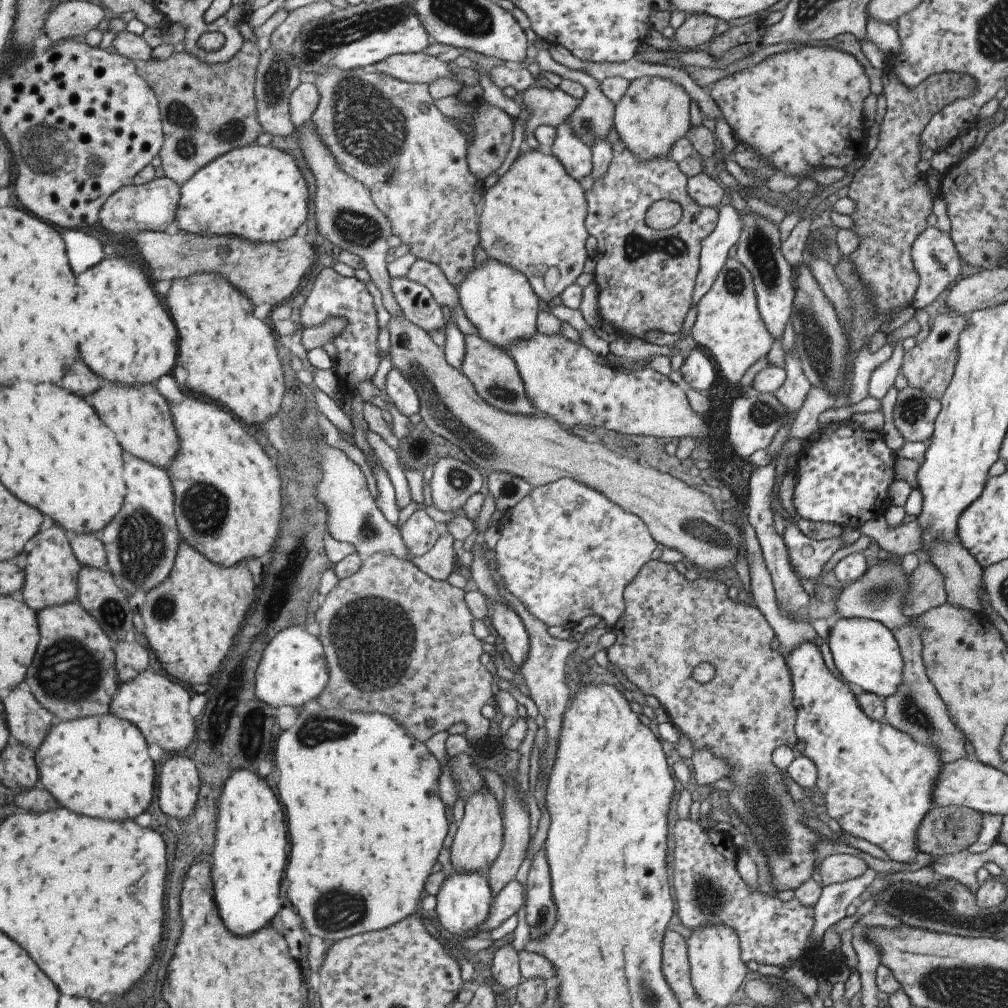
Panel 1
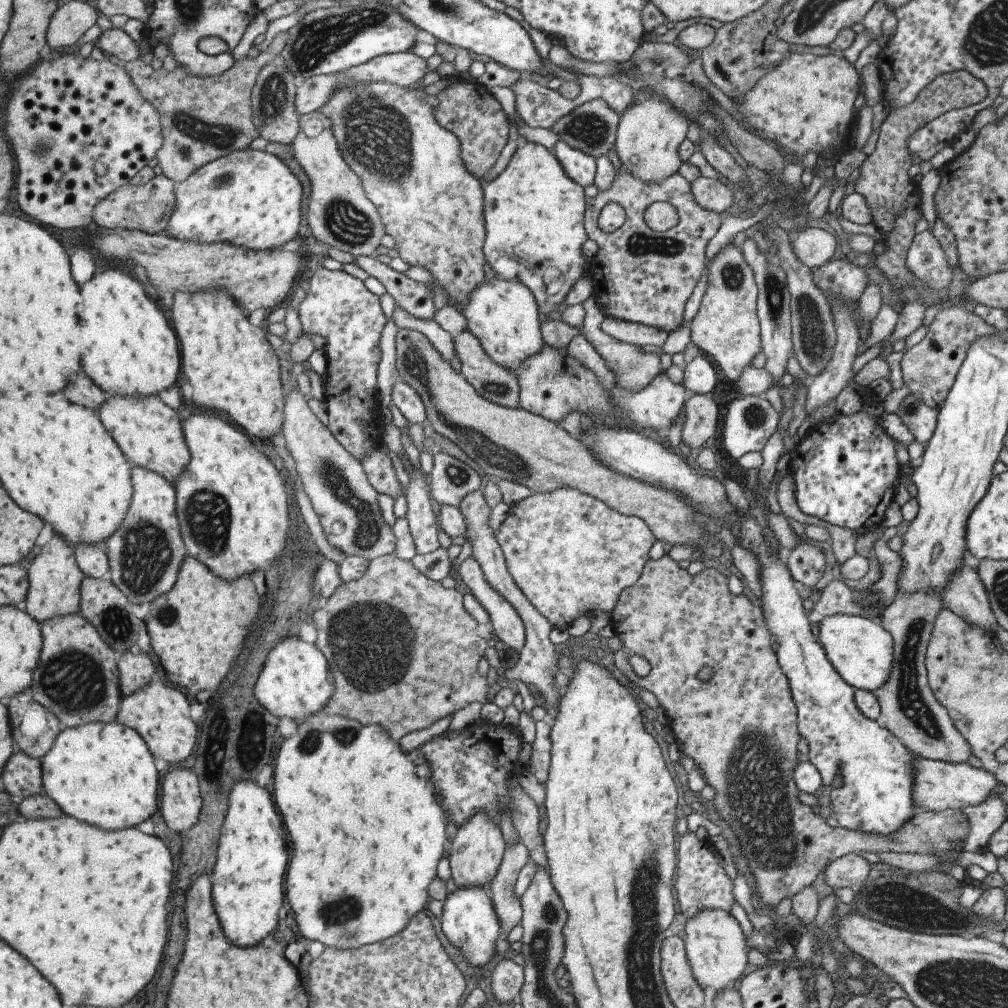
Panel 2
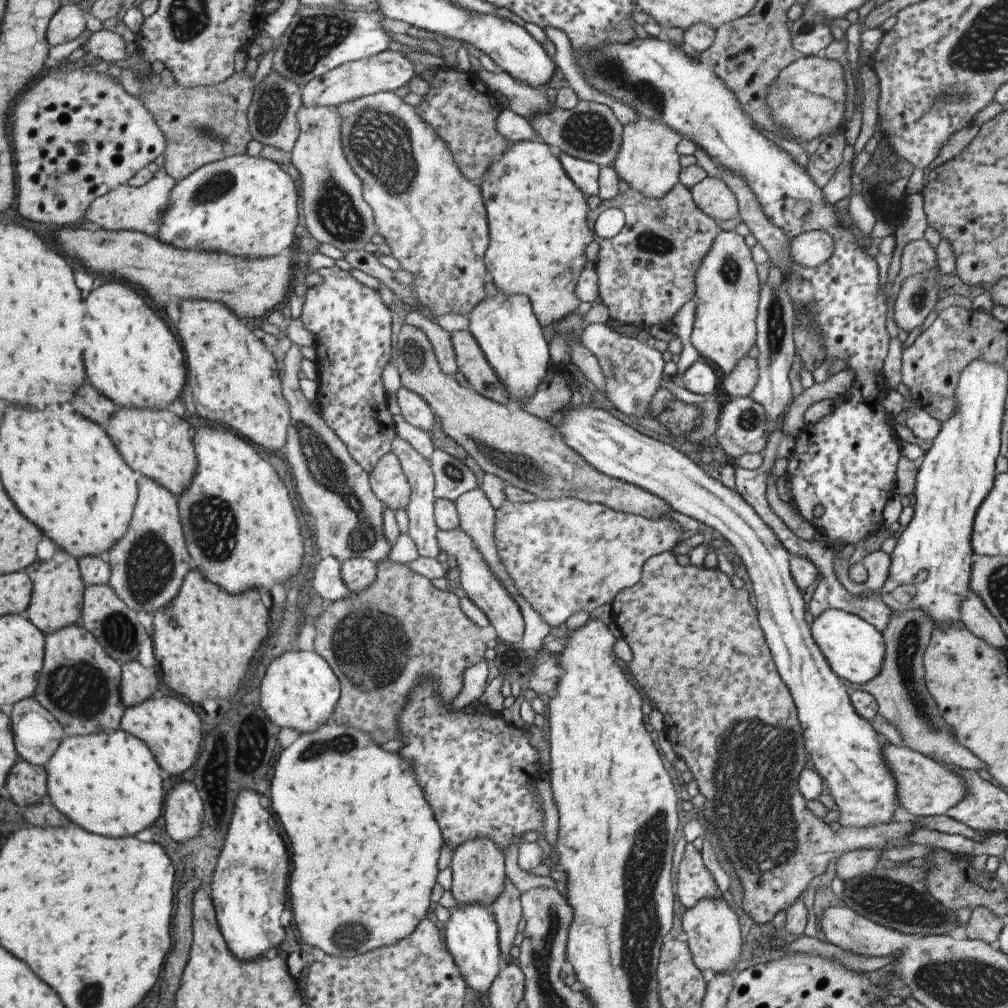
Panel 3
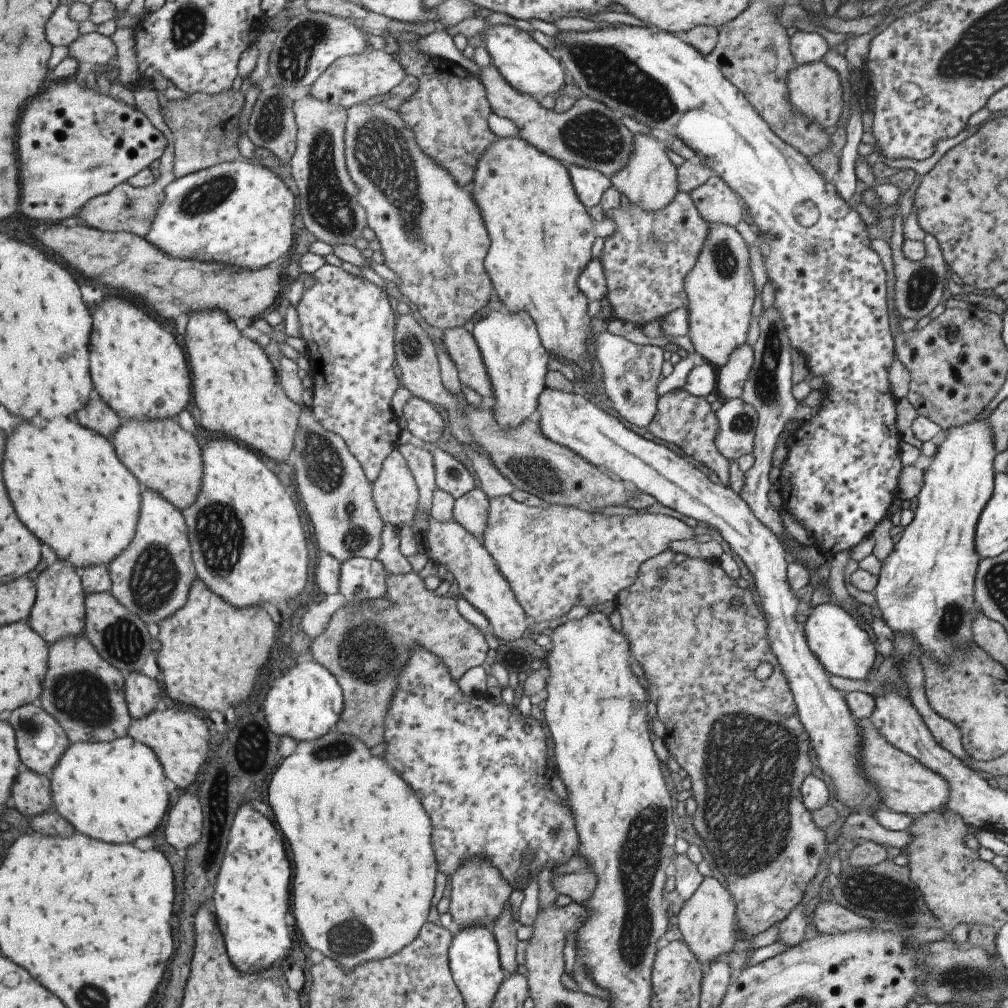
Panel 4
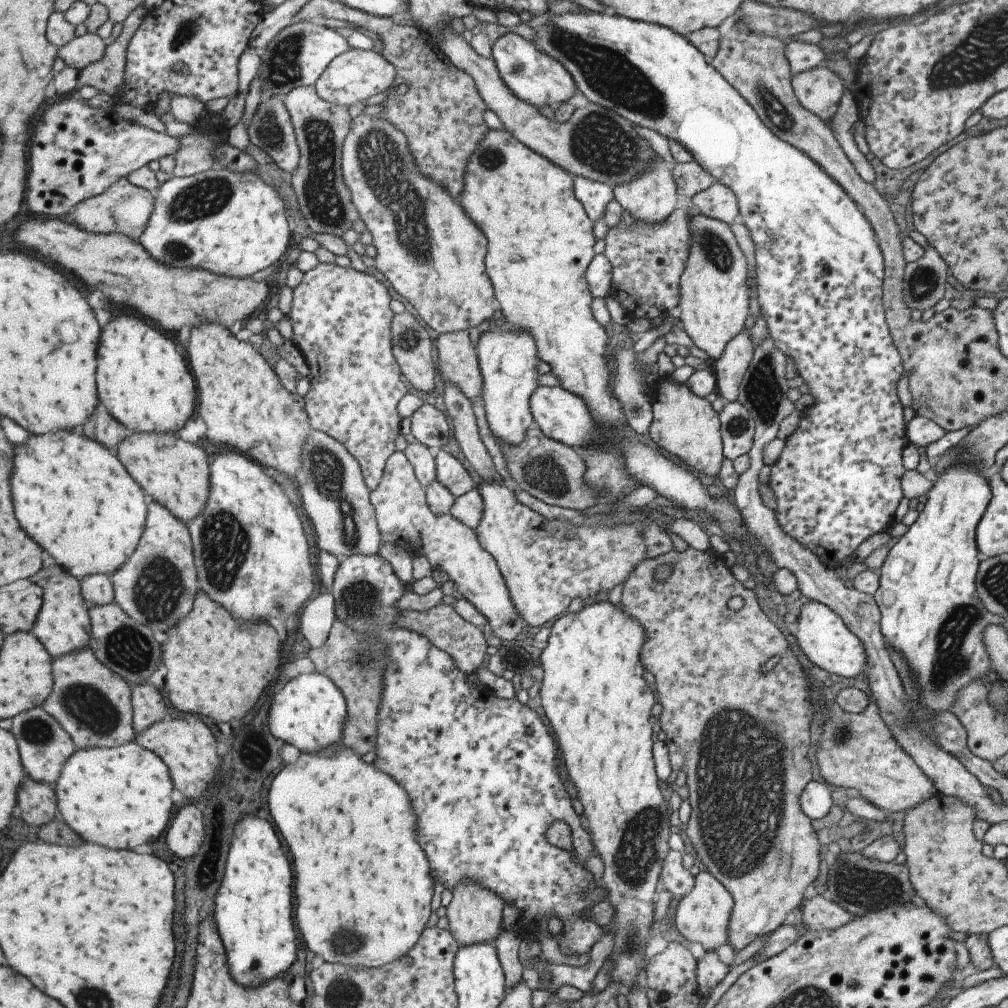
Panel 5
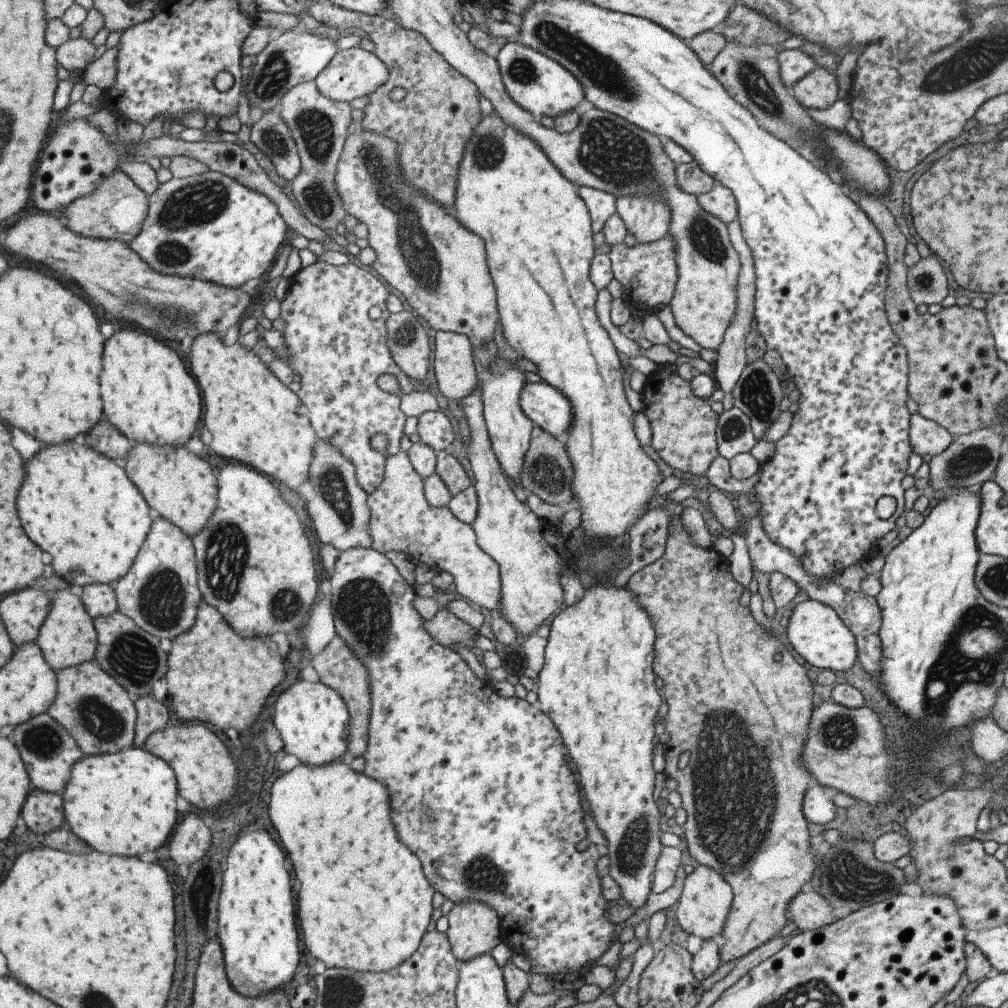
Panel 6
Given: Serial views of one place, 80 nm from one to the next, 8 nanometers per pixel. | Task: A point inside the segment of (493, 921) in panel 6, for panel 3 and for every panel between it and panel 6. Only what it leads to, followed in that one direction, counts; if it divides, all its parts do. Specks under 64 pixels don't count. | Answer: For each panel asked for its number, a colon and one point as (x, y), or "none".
3: (476, 866)
4: (478, 893)
5: (474, 914)

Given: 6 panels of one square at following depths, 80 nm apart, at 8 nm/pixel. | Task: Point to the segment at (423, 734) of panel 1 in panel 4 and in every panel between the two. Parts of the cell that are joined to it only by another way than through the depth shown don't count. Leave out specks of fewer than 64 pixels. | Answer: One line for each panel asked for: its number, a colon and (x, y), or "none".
2: (403, 652)
3: (379, 642)
4: (364, 651)

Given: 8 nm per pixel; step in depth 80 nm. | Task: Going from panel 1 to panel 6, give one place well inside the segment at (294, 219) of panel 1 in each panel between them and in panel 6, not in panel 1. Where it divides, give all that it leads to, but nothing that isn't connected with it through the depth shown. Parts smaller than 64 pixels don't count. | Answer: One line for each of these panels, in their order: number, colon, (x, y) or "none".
2: (251, 199)
3: (245, 206)
4: (241, 214)
5: (233, 224)
6: (210, 227)

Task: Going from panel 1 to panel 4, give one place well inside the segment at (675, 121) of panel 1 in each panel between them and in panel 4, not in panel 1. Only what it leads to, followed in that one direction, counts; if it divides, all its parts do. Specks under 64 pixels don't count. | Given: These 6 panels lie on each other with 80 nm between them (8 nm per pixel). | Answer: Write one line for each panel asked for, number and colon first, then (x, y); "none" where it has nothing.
2: (648, 134)
3: (647, 161)
4: (648, 179)

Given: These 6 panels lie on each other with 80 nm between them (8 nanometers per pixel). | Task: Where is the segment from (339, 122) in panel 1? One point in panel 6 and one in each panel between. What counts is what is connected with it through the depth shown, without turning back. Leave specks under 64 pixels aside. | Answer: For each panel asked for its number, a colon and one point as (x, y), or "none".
2: (410, 167)
3: (433, 220)
4: (430, 234)
5: (431, 254)
6: (421, 250)

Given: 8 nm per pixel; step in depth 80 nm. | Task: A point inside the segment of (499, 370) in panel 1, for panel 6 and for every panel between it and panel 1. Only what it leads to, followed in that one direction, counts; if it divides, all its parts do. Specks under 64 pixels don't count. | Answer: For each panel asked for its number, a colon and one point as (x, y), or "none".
2: (496, 384)
3: (470, 361)
4: (459, 345)
5: (456, 362)
6: (453, 369)

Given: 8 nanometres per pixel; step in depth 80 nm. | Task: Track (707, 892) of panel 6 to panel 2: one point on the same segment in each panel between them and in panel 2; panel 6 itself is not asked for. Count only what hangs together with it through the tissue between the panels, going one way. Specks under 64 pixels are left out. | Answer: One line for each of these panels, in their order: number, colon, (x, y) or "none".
2: (714, 944)
3: (711, 928)
4: (705, 920)
5: (702, 914)

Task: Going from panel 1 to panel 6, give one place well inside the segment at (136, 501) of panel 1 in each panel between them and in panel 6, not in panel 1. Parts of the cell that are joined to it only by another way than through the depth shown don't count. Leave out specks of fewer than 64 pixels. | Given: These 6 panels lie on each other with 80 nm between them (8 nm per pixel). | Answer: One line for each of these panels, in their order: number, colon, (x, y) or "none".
2: (146, 556)
3: (149, 566)
4: (153, 578)
5: (157, 586)
6: (162, 595)

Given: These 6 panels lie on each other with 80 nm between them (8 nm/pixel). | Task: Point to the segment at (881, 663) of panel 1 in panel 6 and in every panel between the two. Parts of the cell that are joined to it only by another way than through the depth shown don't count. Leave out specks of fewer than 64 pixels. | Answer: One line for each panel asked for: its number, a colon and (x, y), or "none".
2: (860, 651)
3: (853, 649)
4: (844, 649)
5: (822, 637)
6: (815, 632)

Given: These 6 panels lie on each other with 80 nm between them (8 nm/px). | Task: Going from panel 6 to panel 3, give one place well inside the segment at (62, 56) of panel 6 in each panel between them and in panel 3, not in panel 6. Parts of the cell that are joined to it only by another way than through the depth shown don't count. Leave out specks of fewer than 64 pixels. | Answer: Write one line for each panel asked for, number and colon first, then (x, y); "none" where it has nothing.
3: (108, 46)
4: (93, 48)
5: (82, 51)

